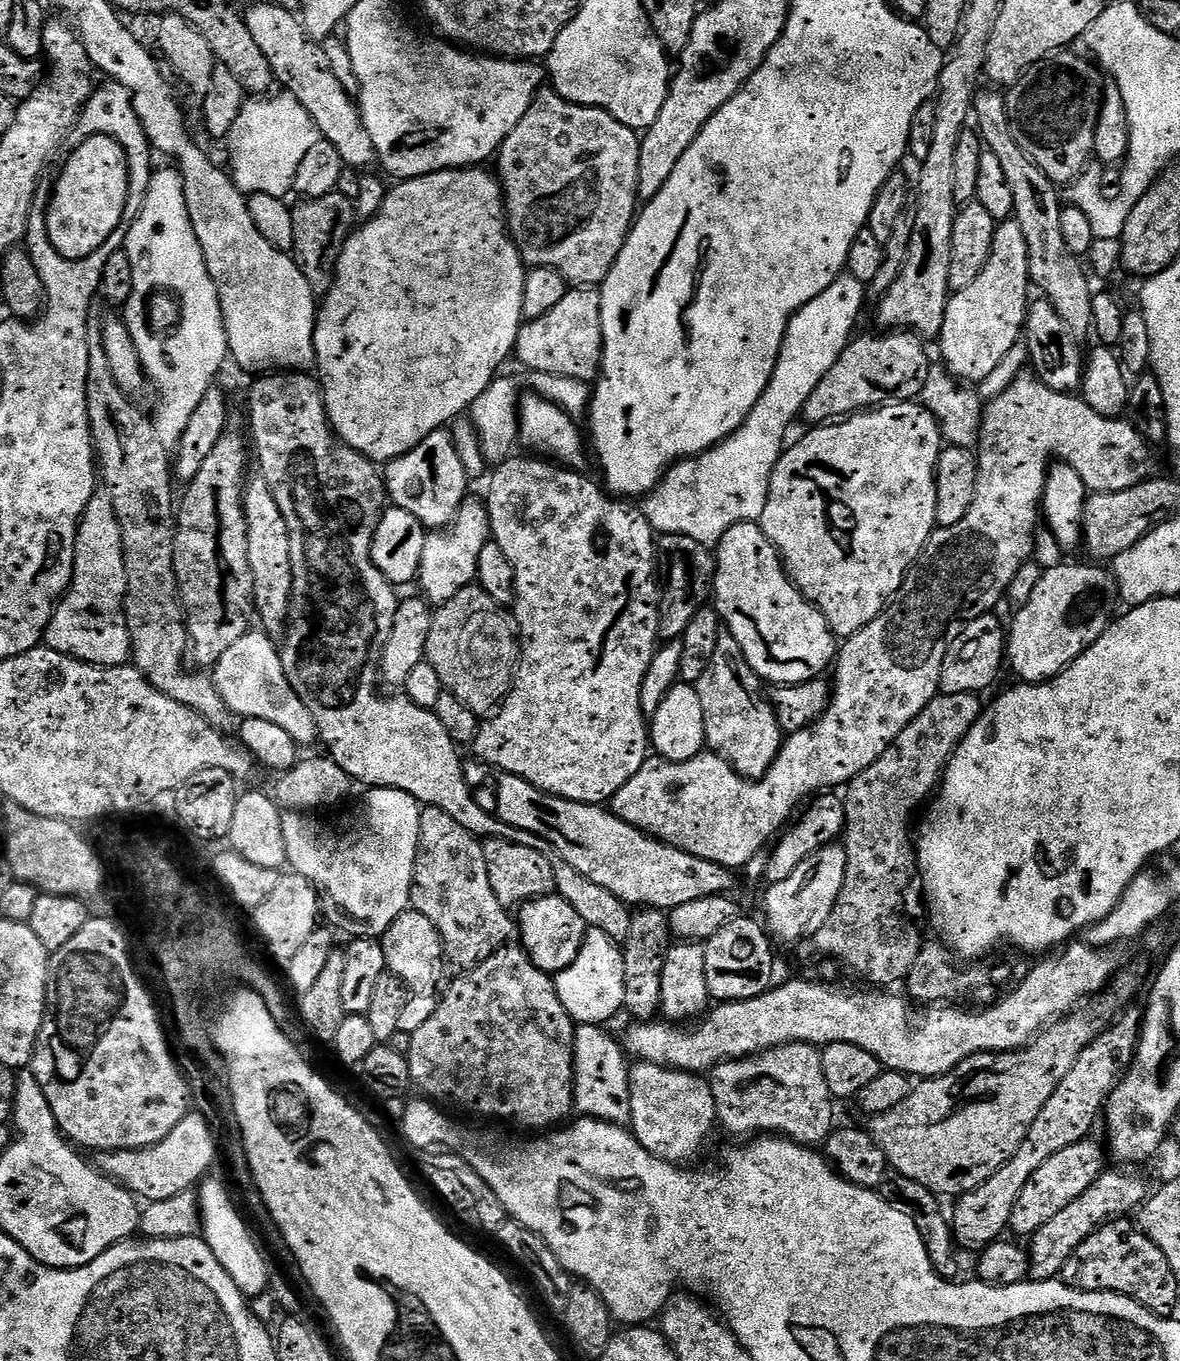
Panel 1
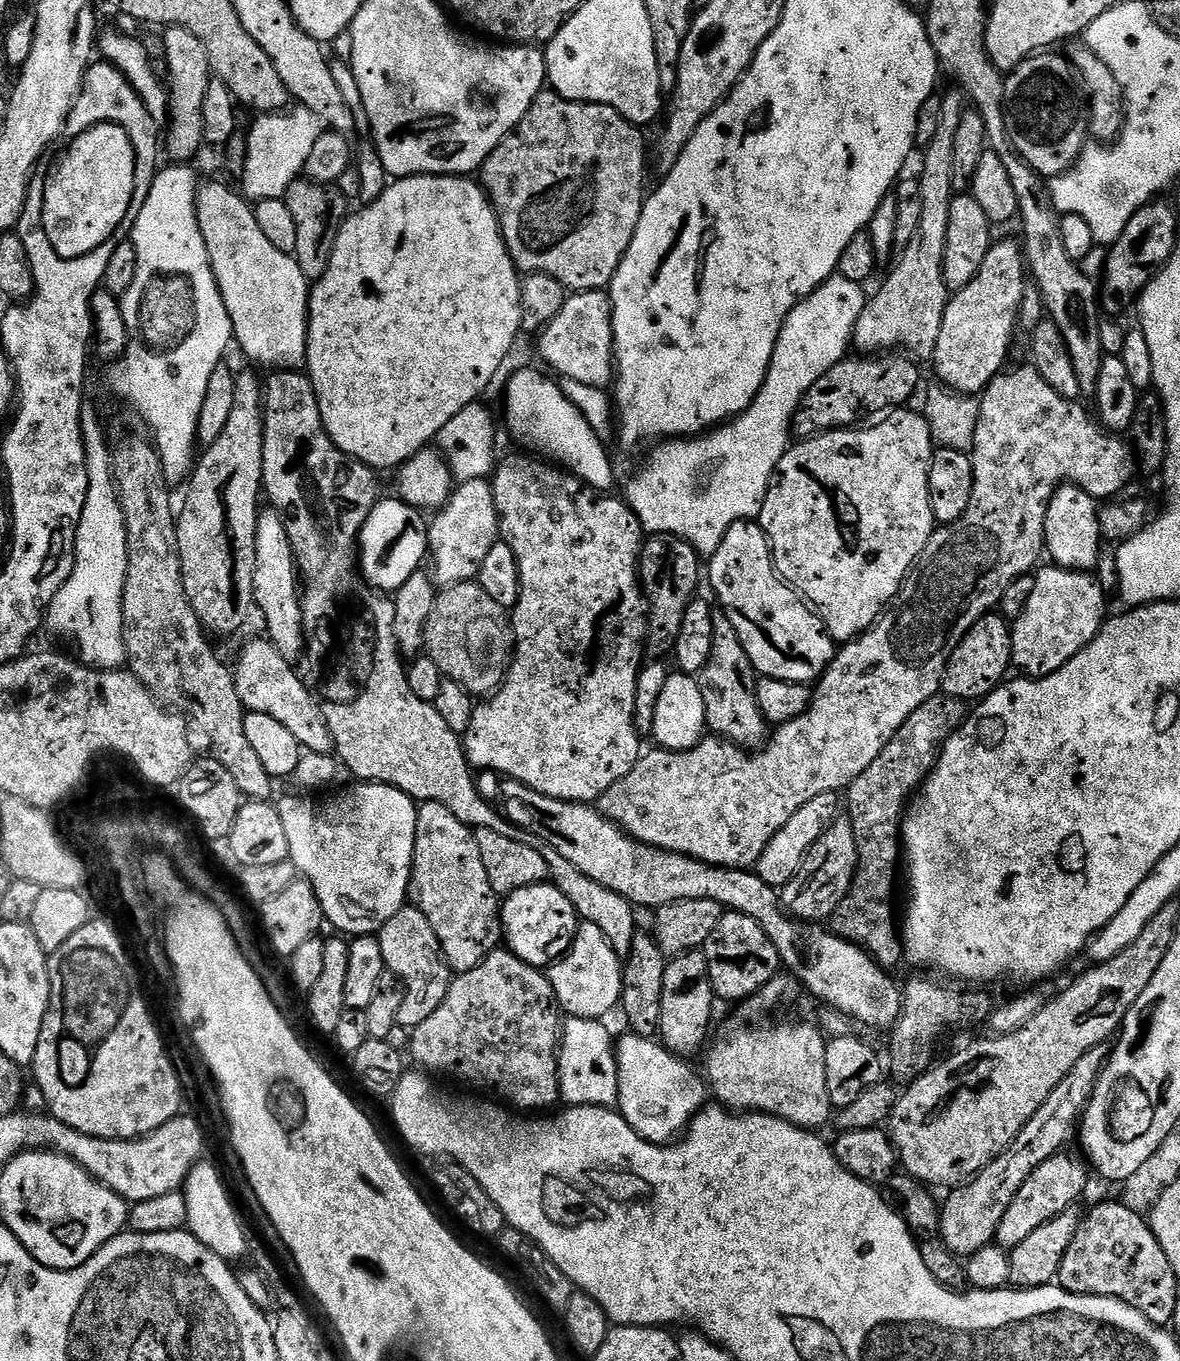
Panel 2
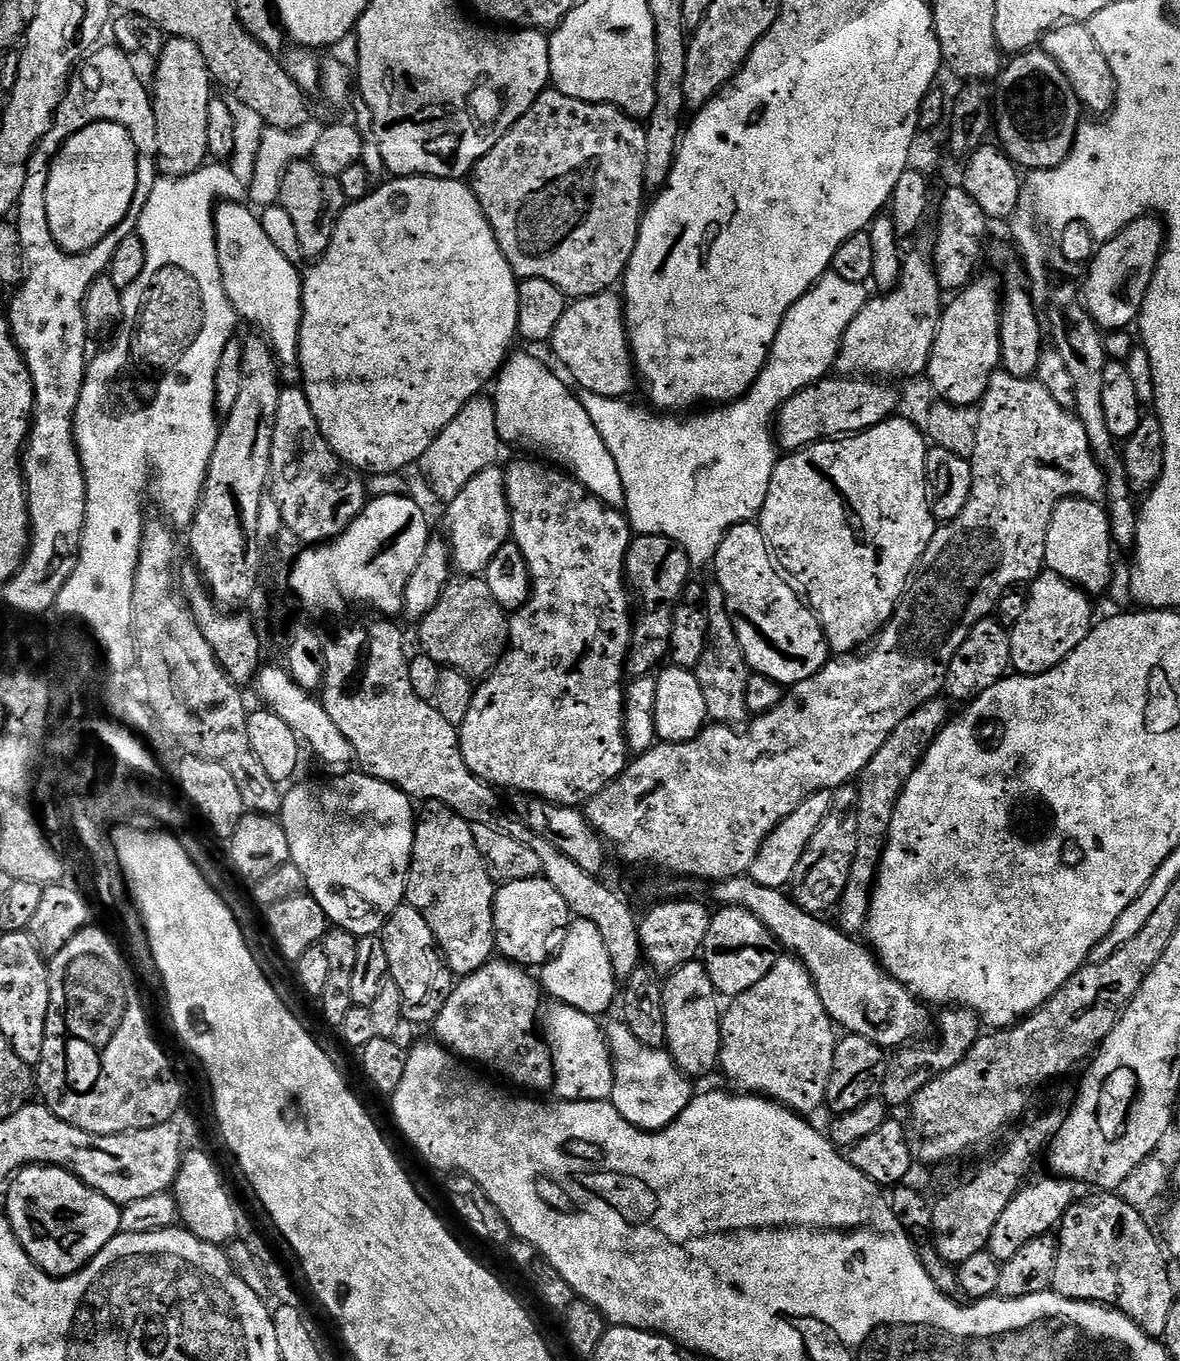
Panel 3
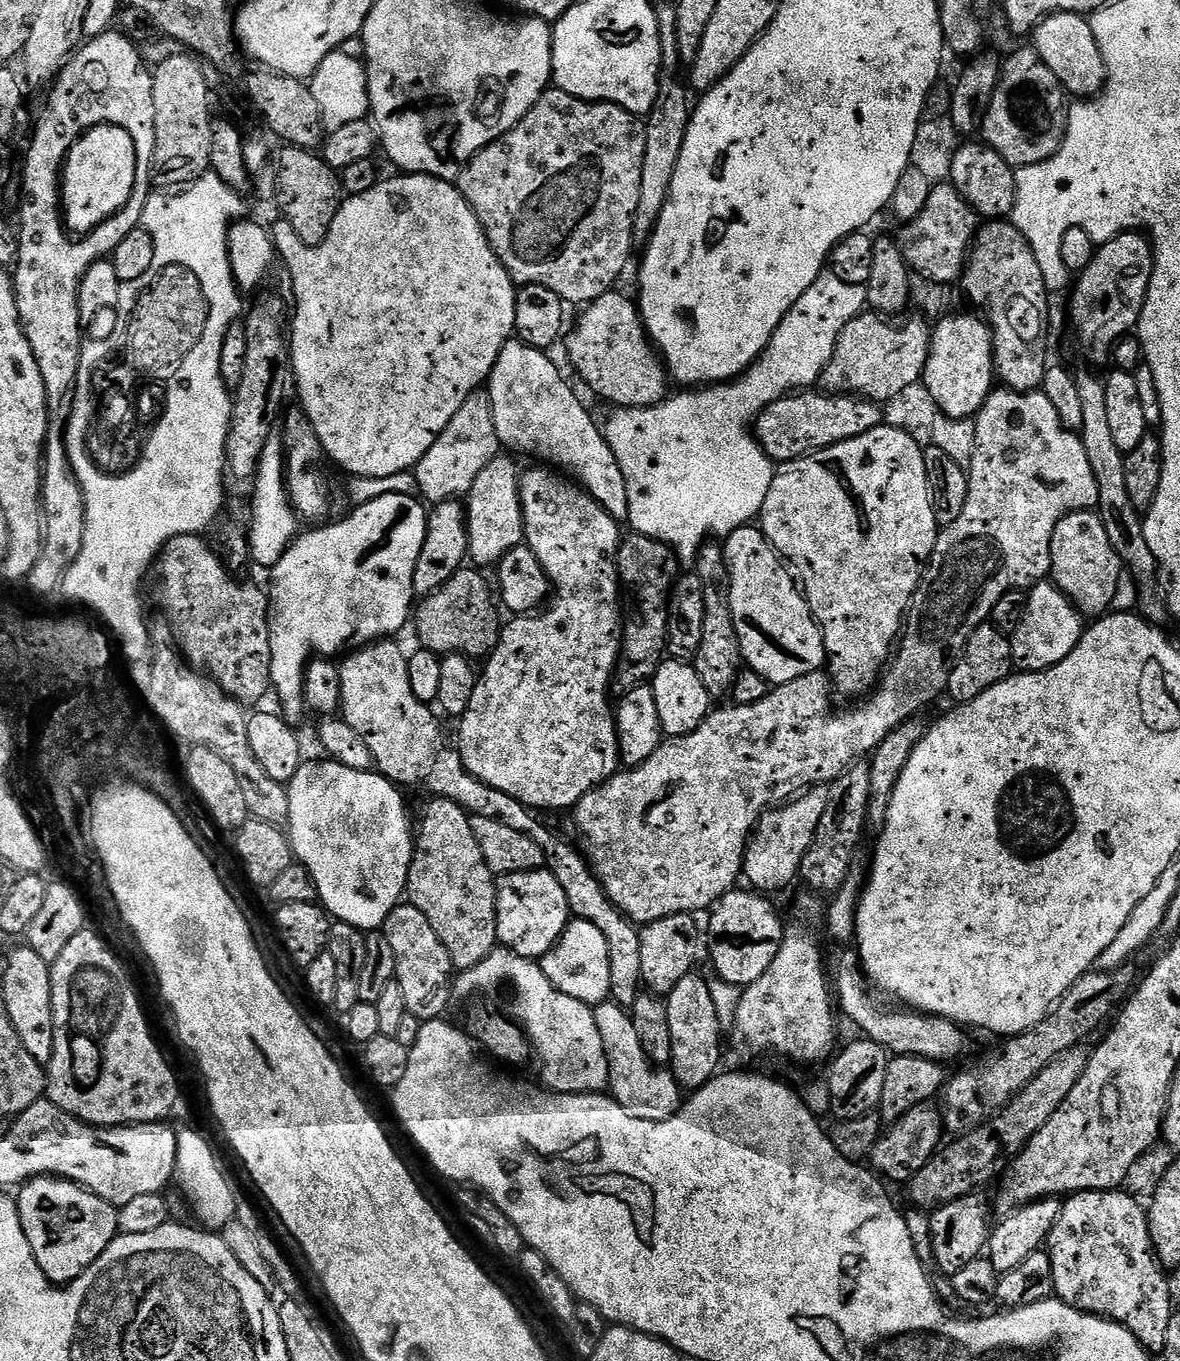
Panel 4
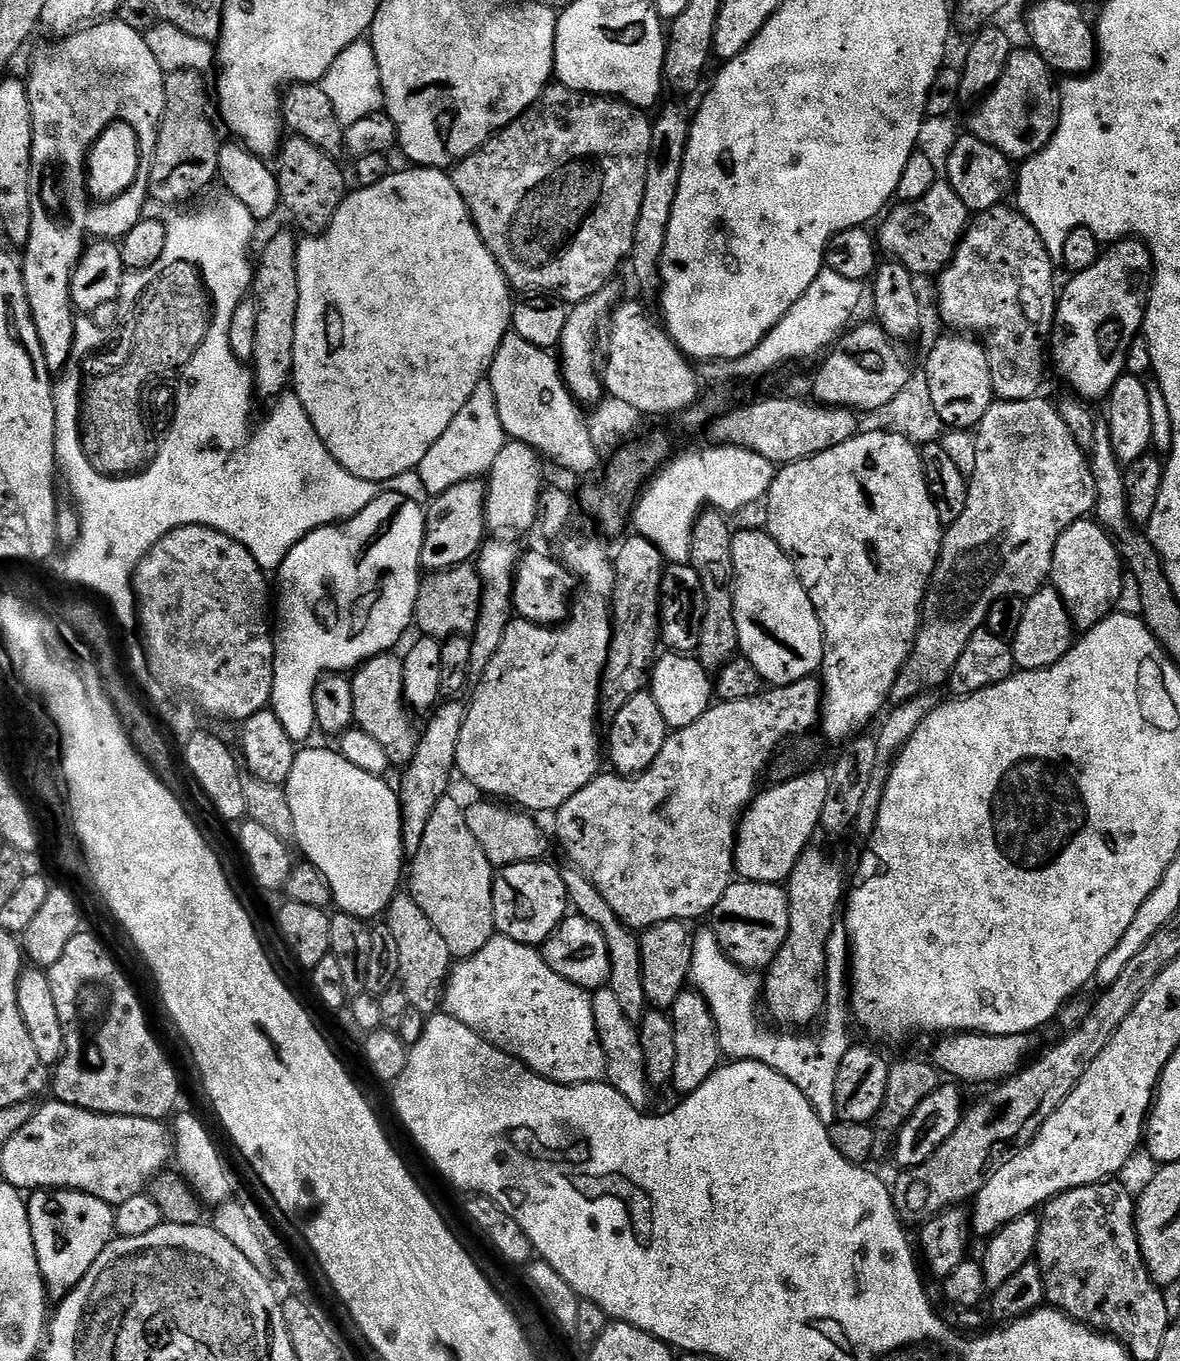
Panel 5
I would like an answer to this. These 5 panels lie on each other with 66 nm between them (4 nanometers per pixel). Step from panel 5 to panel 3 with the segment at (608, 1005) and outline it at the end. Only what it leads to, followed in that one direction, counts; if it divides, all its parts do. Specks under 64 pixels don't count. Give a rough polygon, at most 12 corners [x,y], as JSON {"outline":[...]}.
{"outline":[[607,1025],[610,1103],[660,1132],[691,1102],[693,1081],[667,1050]]}

